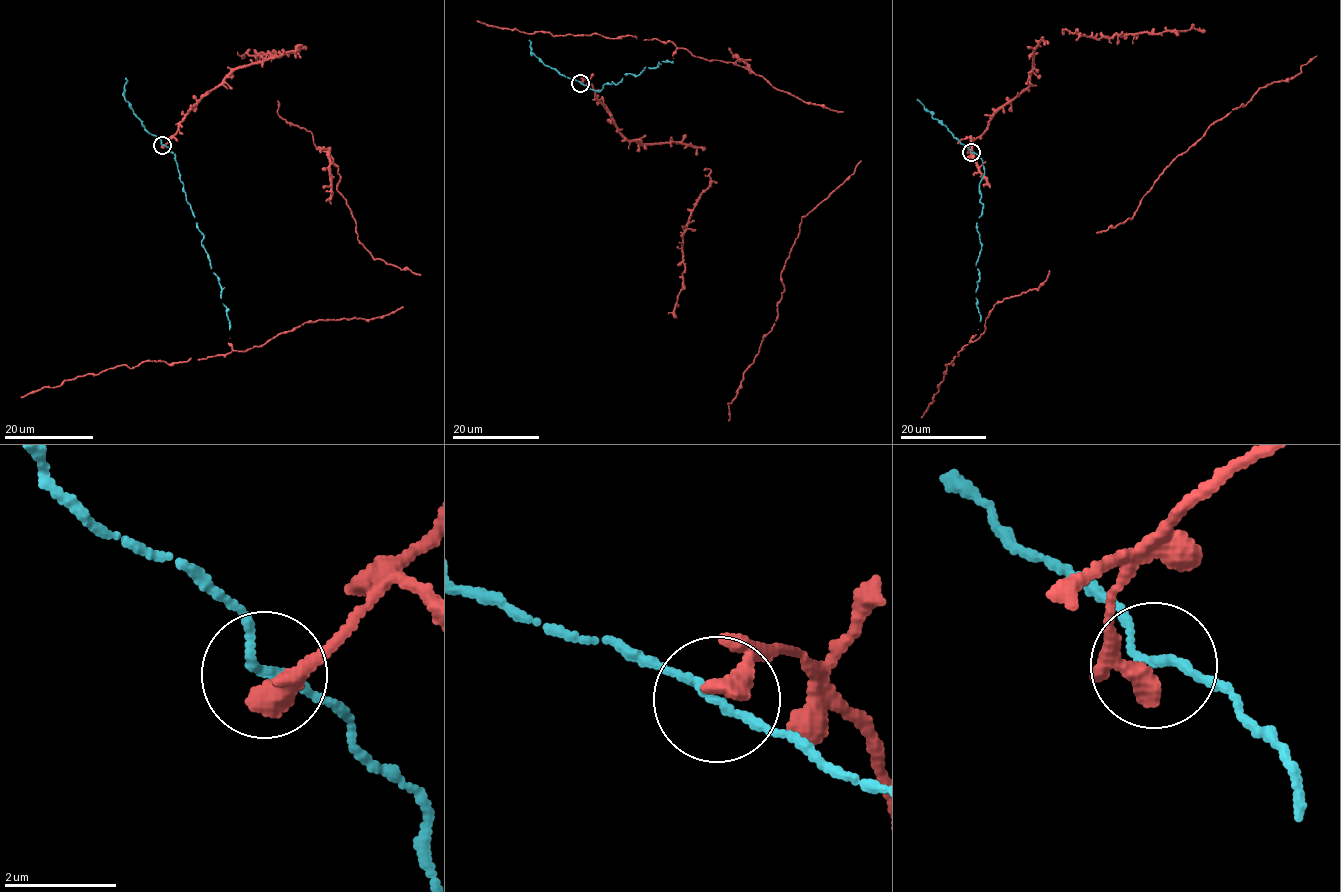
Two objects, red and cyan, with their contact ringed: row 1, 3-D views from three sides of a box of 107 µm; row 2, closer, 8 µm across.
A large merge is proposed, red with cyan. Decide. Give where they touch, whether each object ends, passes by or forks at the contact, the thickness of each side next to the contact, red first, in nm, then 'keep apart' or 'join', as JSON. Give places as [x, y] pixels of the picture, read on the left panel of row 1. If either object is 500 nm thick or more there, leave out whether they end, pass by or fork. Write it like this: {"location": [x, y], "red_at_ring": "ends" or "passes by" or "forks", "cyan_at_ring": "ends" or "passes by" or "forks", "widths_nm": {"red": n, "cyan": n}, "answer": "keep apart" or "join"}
{"location": [162, 145], "red_at_ring": "passes by", "cyan_at_ring": "passes by", "widths_nm": {"red": 300, "cyan": 140}, "answer": "join"}

